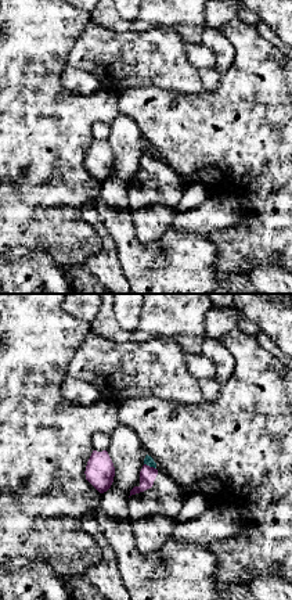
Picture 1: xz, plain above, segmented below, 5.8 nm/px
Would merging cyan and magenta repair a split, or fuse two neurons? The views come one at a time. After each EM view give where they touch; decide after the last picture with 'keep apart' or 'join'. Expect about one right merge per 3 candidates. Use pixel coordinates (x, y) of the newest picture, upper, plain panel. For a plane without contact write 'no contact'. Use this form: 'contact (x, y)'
contact (150, 155)

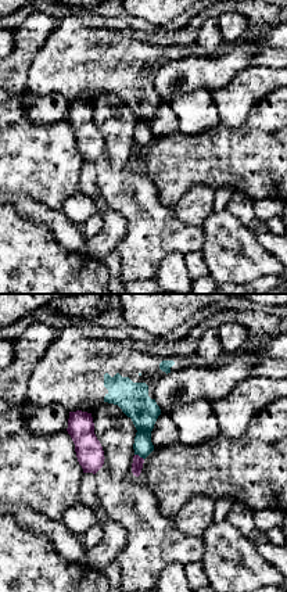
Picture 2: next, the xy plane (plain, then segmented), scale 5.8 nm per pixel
contact (139, 144)

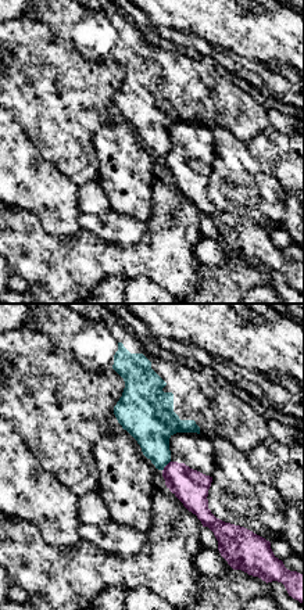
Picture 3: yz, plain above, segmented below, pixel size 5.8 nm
contact (165, 154)

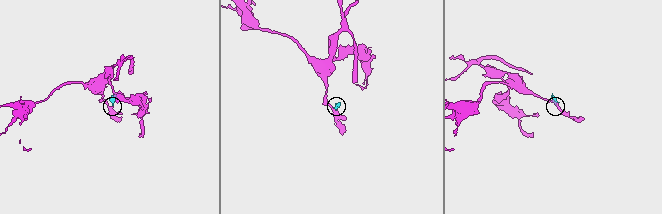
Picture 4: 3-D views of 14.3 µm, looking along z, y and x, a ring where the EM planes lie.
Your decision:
keep apart

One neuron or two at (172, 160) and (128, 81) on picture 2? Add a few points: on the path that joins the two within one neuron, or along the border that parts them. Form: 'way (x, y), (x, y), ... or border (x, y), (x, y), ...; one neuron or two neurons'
border (154, 139), (144, 149); two neurons

